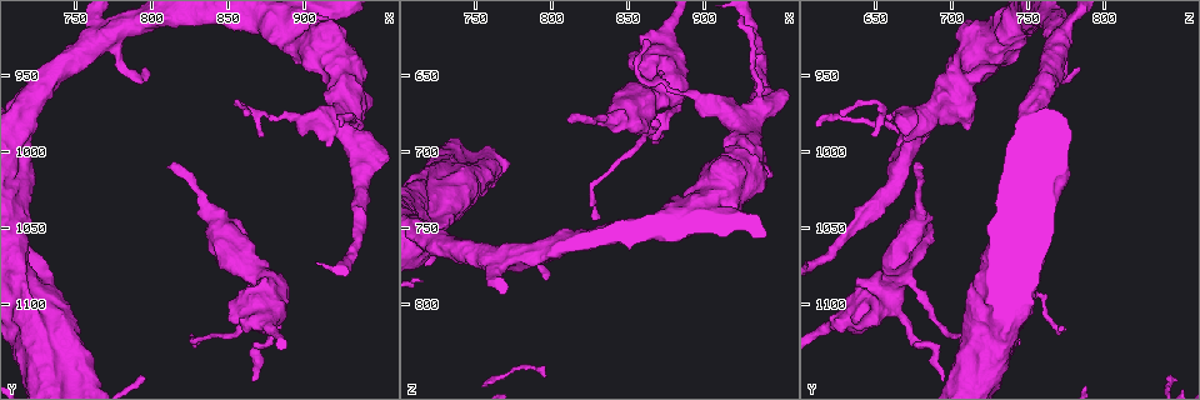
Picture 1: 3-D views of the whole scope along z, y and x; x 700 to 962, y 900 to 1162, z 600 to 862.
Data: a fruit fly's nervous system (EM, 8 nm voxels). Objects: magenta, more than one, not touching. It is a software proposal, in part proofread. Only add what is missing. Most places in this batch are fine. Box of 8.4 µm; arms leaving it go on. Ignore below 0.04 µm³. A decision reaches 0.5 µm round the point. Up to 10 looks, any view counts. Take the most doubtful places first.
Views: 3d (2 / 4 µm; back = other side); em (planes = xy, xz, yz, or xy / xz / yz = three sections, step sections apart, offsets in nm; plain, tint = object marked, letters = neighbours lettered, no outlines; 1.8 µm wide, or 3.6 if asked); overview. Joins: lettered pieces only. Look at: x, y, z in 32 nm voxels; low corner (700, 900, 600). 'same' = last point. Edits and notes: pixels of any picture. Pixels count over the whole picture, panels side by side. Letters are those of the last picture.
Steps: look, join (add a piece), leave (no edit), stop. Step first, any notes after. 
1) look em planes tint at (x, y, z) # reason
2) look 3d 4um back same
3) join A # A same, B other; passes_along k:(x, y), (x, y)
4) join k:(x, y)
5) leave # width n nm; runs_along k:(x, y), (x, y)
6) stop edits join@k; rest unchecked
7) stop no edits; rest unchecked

look em planes letters at (810, 1010, 680) # end of a long branch

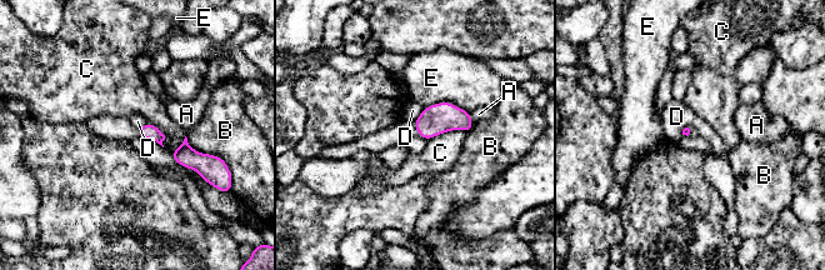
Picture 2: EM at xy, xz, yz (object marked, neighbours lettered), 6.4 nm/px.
leave # longest_contact E 300 nm; A other, B other, C other, D other, E other; border 2:(424, 108), (414, 121); no lettered piece goes on from it

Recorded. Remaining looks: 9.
look em planes letters at (916, 996, 662) # an open end

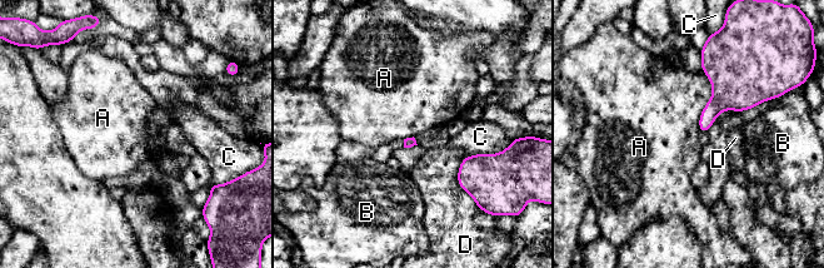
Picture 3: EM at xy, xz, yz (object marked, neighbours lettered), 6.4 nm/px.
leave # A other, B other, C other, D other; border 3:(702, 69), (712, 97), (698, 130); no lettered piece goes on from it

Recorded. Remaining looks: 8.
look em planes letters at (828, 1124, 744) # tapers out

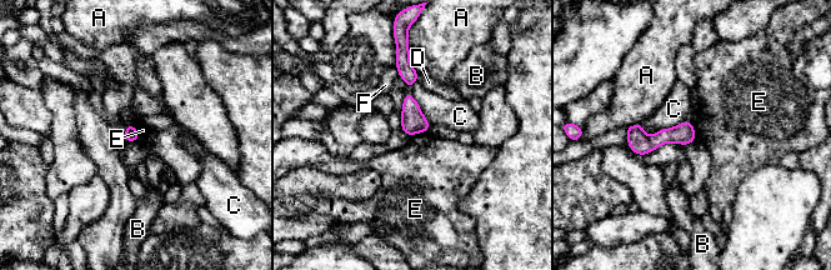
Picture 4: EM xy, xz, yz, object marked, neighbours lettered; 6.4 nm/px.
leave # A other, B other, C other, D other, E other, F other; border 4:(426, 131), (419, 131), (409, 136); none of them fits

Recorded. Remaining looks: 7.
look em planes tint at (796, 946, 782) # thin end

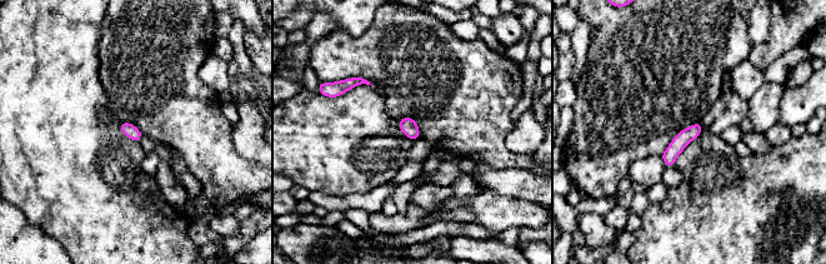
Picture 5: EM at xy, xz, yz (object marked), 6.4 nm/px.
look em planes letters same

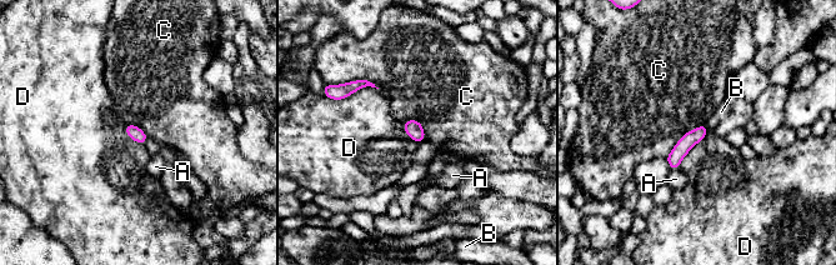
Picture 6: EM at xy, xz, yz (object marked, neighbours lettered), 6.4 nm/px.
leave # width 90 nm; A other, B other, C other, D other; border 6:(705, 123), (690, 129), (665, 155); none of them fits

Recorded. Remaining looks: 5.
stop no edits; rest unchecked

